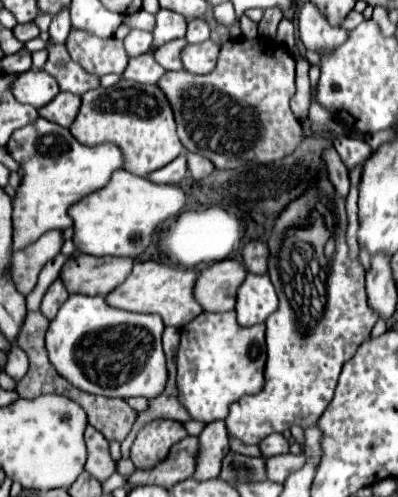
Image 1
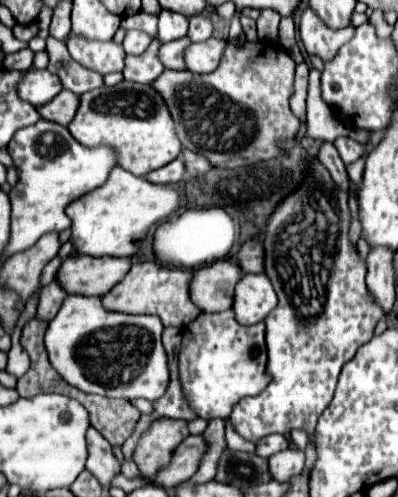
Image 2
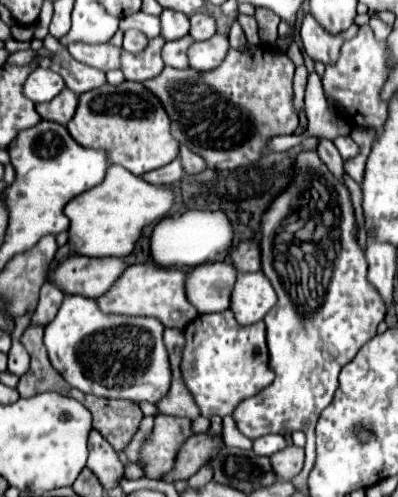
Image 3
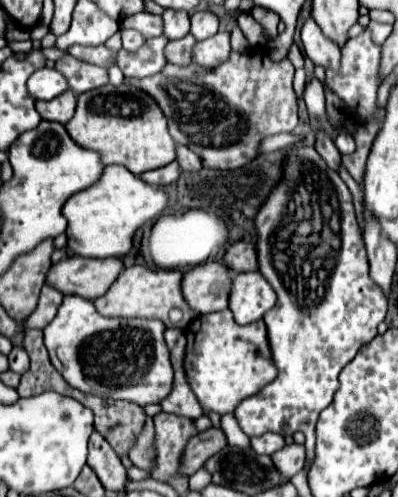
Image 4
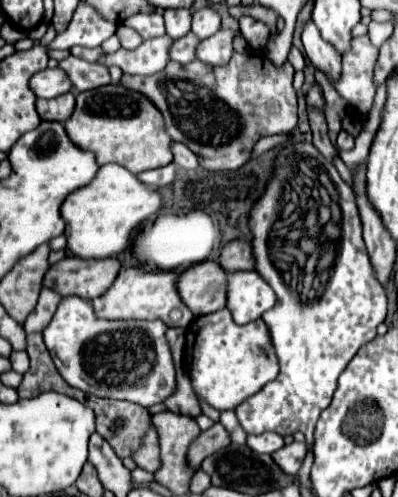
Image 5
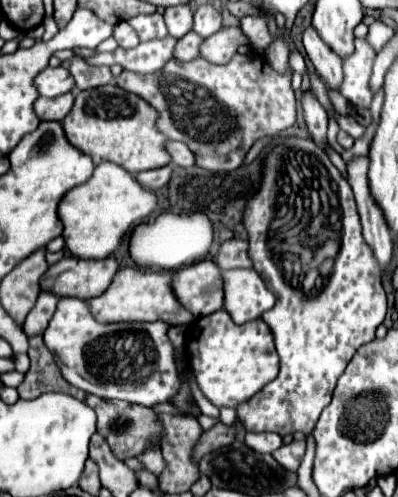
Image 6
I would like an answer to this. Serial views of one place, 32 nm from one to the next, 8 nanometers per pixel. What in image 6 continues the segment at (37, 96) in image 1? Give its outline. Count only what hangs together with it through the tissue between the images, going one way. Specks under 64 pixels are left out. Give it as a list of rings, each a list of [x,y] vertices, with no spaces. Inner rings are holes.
[[[62,66],[58,68],[46,68],[42,70],[36,80],[36,90],[40,96],[46,96],[46,98],[54,98],[54,96],[62,96],[66,92],[72,92],[74,90],[74,80],[70,76],[70,72]]]

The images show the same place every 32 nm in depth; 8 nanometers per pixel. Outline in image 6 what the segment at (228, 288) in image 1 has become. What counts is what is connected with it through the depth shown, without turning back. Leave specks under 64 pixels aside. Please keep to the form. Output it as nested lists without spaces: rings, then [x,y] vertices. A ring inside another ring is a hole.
[[[202,260],[200,264],[192,264],[174,272],[172,288],[180,304],[188,308],[194,318],[224,308],[222,272],[212,260]]]

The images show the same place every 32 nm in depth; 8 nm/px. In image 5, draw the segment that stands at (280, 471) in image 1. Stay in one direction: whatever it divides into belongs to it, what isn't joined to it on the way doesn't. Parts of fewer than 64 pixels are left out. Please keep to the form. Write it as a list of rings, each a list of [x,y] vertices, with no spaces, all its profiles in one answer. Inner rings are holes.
[[[292,442],[292,444],[284,446],[284,448],[280,448],[276,454],[272,454],[272,458],[276,460],[276,464],[280,466],[280,470],[284,474],[294,476],[294,474],[298,474],[300,466],[302,466],[302,462],[306,458],[306,452],[308,450],[306,450],[304,442]]]

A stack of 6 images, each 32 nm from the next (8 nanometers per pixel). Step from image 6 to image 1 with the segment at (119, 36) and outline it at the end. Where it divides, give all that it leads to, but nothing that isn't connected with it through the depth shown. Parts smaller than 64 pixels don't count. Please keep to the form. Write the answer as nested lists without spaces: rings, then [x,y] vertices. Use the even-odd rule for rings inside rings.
[[[132,30],[124,38],[124,46],[128,50],[128,56],[146,54],[150,50],[150,44],[152,44],[152,34],[150,32],[144,32],[144,30]]]

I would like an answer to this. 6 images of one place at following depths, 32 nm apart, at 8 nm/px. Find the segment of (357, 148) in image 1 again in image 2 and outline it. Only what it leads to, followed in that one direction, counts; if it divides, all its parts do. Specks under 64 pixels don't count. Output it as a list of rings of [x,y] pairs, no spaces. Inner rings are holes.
[[[336,138],[334,146],[340,152],[340,158],[344,160],[346,166],[352,164],[352,162],[356,162],[358,158],[362,158],[366,154],[366,146],[360,144],[360,142],[356,142],[356,140],[352,140],[352,138]]]

